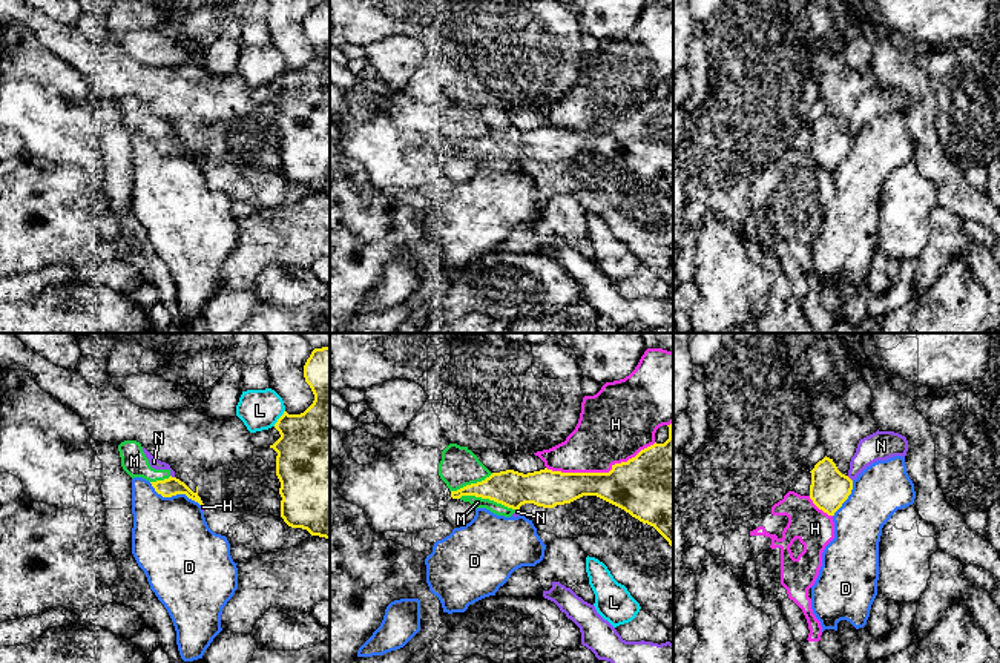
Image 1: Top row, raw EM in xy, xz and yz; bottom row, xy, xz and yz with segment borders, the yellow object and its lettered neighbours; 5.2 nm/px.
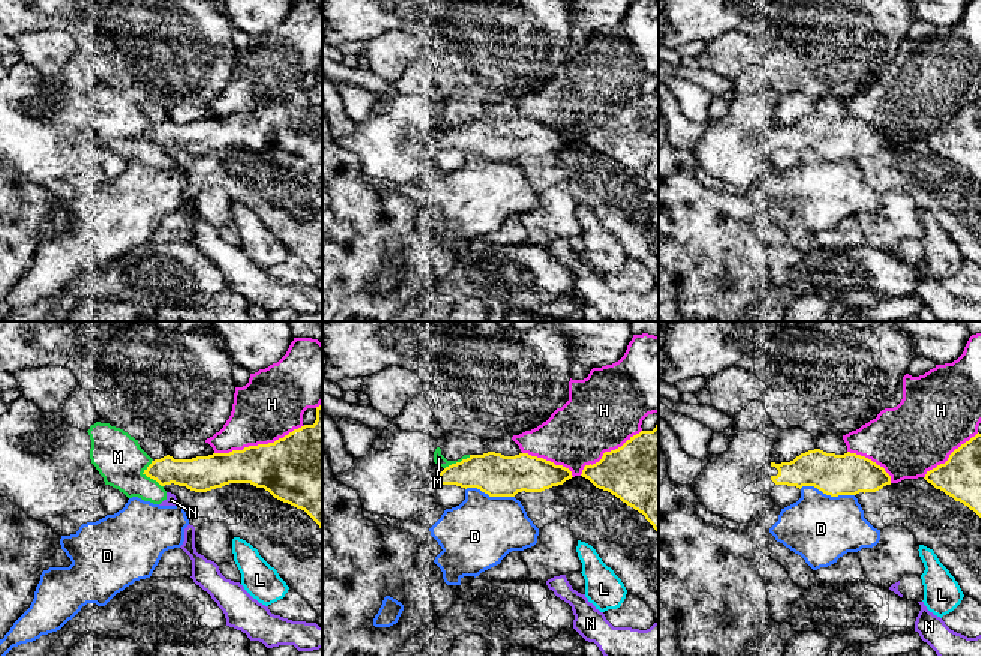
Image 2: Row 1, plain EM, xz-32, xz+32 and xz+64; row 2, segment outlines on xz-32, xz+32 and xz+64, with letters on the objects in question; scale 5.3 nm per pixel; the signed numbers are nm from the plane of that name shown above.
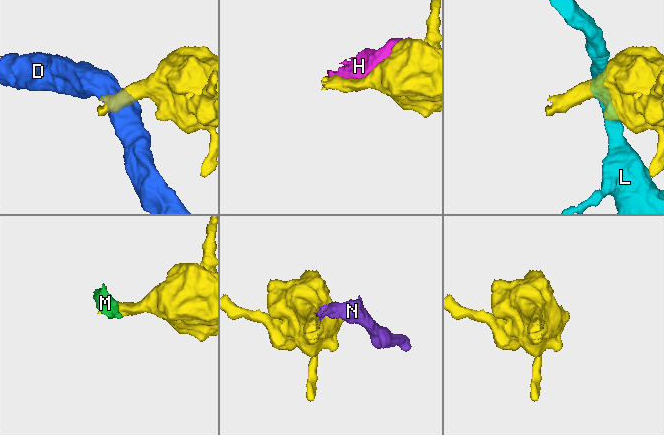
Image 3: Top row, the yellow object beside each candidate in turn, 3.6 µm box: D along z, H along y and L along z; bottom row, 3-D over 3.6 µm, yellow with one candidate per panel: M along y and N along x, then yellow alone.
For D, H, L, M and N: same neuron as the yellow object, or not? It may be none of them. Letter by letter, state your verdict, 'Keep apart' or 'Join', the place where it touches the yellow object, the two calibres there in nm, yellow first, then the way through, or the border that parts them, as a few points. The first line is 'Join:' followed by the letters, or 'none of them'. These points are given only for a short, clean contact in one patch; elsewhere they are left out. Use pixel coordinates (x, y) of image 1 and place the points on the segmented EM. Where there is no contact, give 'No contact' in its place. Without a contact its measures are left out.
Join: none of them
D: Keep apart. Touches yellow at xy (175, 494). Thickness 100 nm (yellow) against 420 nm. Boundary: xy (149, 482), (163, 496), (186, 494), (201, 507)
H: Keep apart. Touches yellow at xz (600, 473). Thickness 320 nm (yellow) against 360 nm
L: Keep apart. Touches yellow at xy (279, 418). Thickness 400 nm (yellow) against 220 nm. Boundary: xy (284, 410), (273, 425)
M: Keep apart. Touches yellow at xz (486, 498). Thickness 190 nm (yellow) against 60 nm. Boundary: xz (459, 498), (488, 498), (514, 510)
N: Keep apart. Touches yellow at yz (850, 479). Thickness 200 nm (yellow) against 160 nm. Boundary: yz (847, 476), (851, 481)

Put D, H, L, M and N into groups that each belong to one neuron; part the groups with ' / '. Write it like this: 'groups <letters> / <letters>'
groups D / H / L / M N

